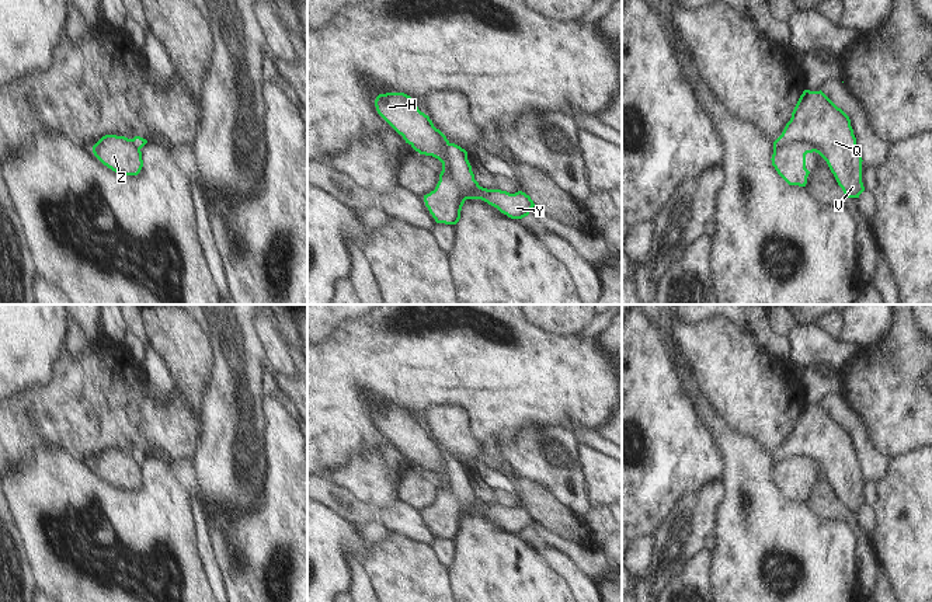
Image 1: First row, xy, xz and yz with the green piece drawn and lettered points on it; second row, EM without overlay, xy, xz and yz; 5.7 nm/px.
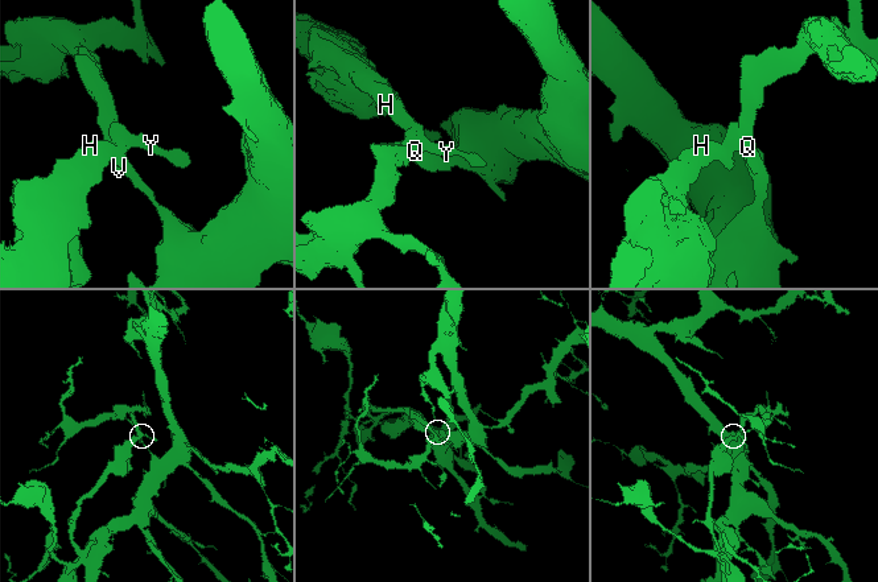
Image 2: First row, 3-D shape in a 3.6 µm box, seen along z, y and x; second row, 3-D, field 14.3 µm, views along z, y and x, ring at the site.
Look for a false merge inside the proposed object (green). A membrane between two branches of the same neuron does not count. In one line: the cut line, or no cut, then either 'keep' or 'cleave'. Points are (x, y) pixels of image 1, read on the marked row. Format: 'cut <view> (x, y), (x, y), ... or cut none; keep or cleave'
cut yz (775, 141), (803, 141), (814, 150); cleave

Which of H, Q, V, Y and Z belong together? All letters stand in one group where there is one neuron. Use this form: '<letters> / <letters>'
H Z / Q V Y

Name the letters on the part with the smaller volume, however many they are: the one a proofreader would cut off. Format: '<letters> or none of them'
H, Z

